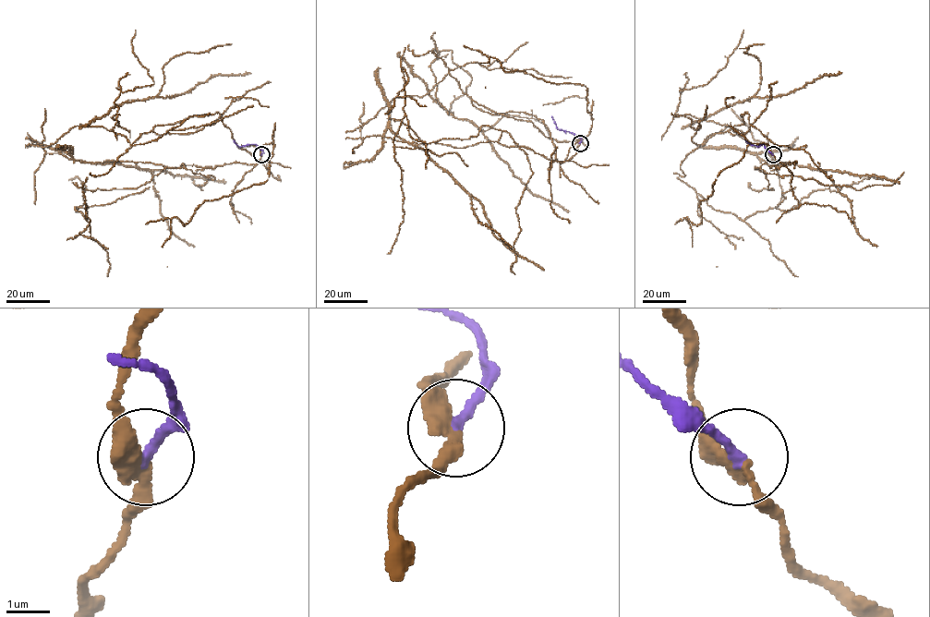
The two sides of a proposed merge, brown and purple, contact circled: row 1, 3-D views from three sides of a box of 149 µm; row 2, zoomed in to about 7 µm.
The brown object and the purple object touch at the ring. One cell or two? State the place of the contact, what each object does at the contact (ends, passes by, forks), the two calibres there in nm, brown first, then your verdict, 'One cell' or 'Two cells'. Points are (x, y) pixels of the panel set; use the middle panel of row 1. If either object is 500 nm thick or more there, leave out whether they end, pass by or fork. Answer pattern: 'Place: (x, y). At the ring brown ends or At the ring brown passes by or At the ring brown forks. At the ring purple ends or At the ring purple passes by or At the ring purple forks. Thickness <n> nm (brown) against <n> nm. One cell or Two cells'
Place: (580, 143). At the ring brown passes by. At the ring purple ends. Thickness 400 nm (brown) against 240 nm. Two cells

